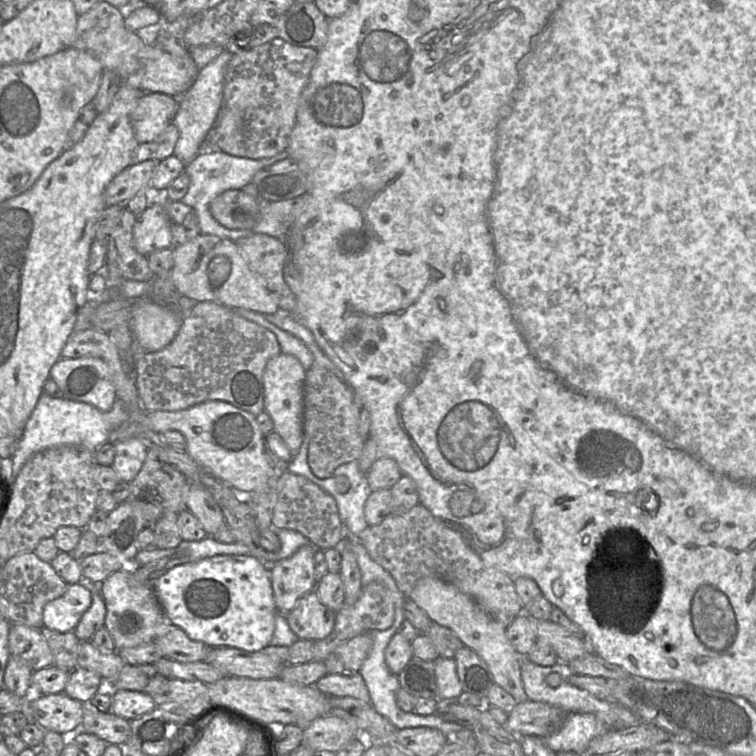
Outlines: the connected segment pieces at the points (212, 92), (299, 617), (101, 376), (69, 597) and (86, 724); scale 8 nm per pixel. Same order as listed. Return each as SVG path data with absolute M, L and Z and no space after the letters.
M228 51L209 62L196 75L190 88L178 97L178 110L172 121L179 131L179 138L174 148L174 153L184 164L188 164L202 150L208 132L214 126L218 113L223 103L224 75L226 67L232 58Z
M314 589L298 600L286 619L299 639L317 641L332 632L335 616L336 612L321 603Z
M61 357L51 368L52 378L63 392L64 398L90 404L100 411L111 410L116 401L116 392L112 383L110 369L100 358L63 358Z
M70 584L61 597L45 605L43 626L62 633L73 631L91 603L92 594L87 587Z
M88 705L85 707L80 730L94 734L107 744L119 745L131 734L130 721L112 712L101 712Z

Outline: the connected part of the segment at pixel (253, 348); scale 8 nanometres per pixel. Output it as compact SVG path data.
M201 301L182 316L181 327L172 340L157 352L139 352L135 363L135 382L145 411L178 411L212 401L226 401L258 416L264 410L263 374L268 361L281 352L273 332L238 315L232 308Z

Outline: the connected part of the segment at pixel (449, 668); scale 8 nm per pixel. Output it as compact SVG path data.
M439 657L434 661L434 665L440 707L456 702L463 689L457 675L455 659Z

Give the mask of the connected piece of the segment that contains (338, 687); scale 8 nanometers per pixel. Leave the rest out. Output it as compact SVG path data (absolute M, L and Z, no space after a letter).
M359 672L327 674L320 678L314 687L331 697L352 697L361 702L371 702L365 681Z

